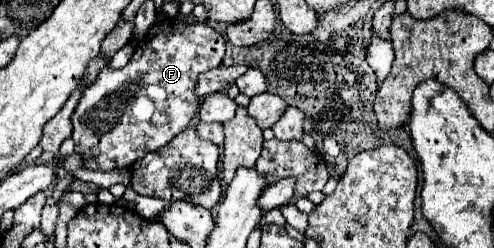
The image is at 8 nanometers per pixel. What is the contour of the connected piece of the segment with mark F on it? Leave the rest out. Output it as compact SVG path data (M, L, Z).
M179 17L159 19L139 41L127 67L119 71L111 71L111 69L103 71L103 75L99 75L99 79L91 87L87 87L87 91L79 99L79 105L71 115L71 123L73 123L71 139L75 141L75 151L83 155L83 167L93 171L123 169L123 167L131 167L147 153L165 147L197 115L199 111L199 97L195 95L197 79L201 73L219 67L223 55L225 55L225 37L219 31L215 31L211 25L207 23L189 25Z

